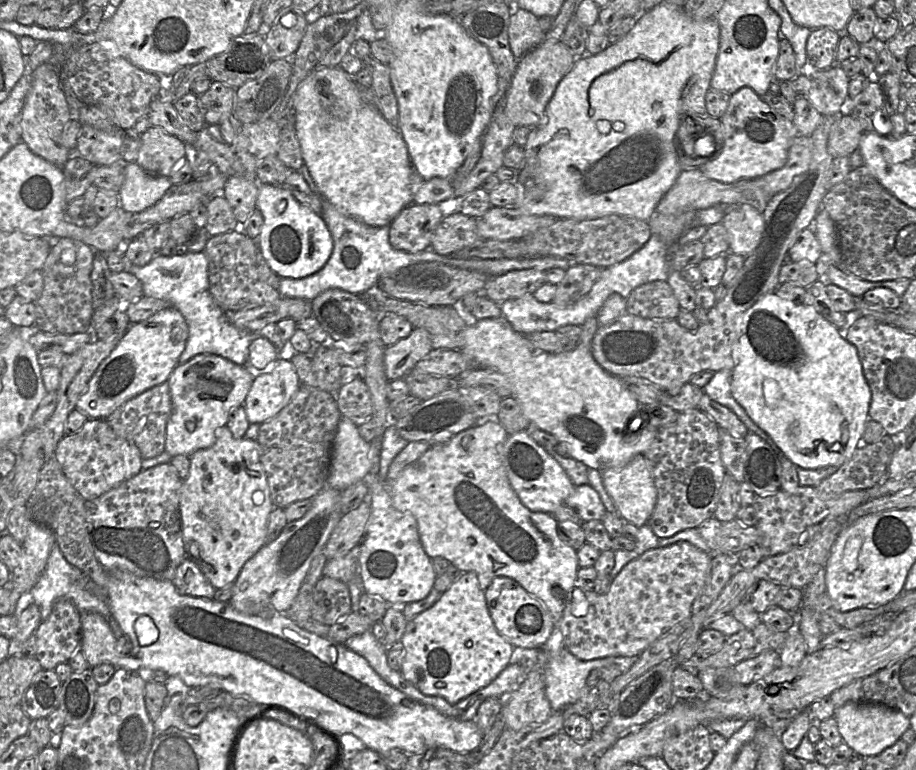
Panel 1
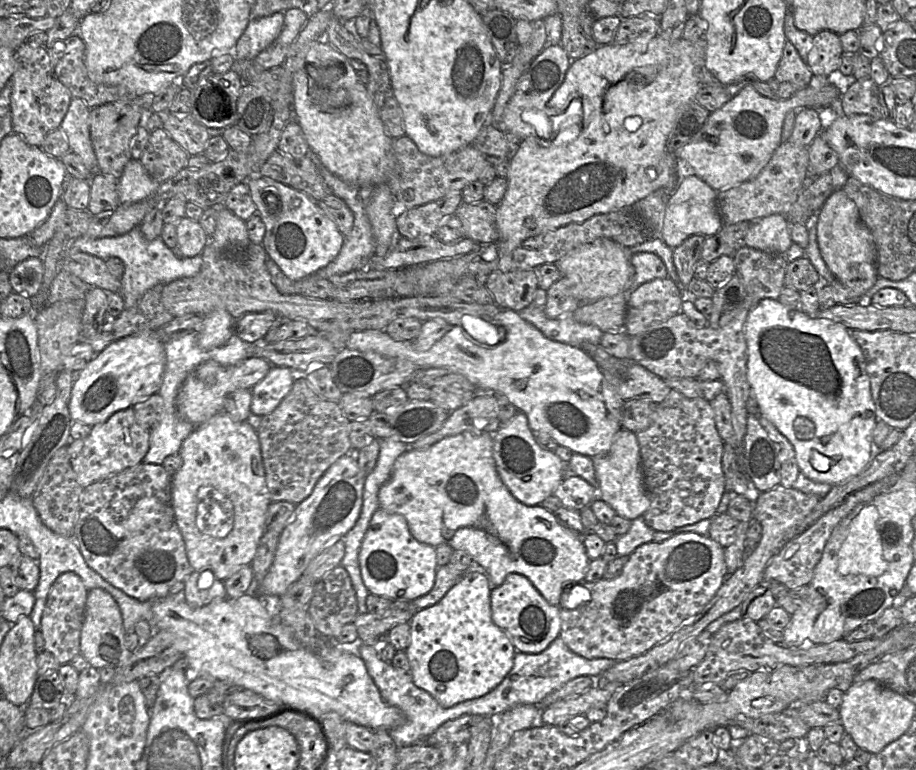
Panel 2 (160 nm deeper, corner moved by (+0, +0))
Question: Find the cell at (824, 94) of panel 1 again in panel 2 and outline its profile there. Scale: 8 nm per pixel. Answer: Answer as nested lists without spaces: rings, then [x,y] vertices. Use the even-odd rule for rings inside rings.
[[[813,74],[810,83],[789,99],[767,98],[759,94],[752,86],[747,85],[724,104],[720,109],[711,112],[708,119],[692,141],[676,152],[676,157],[684,161],[694,174],[705,181],[716,192],[730,189],[738,184],[754,179],[768,164],[775,150],[782,143],[782,128],[786,114],[795,109],[815,108],[817,110],[832,108],[842,114],[841,79],[835,76],[816,76]]]

